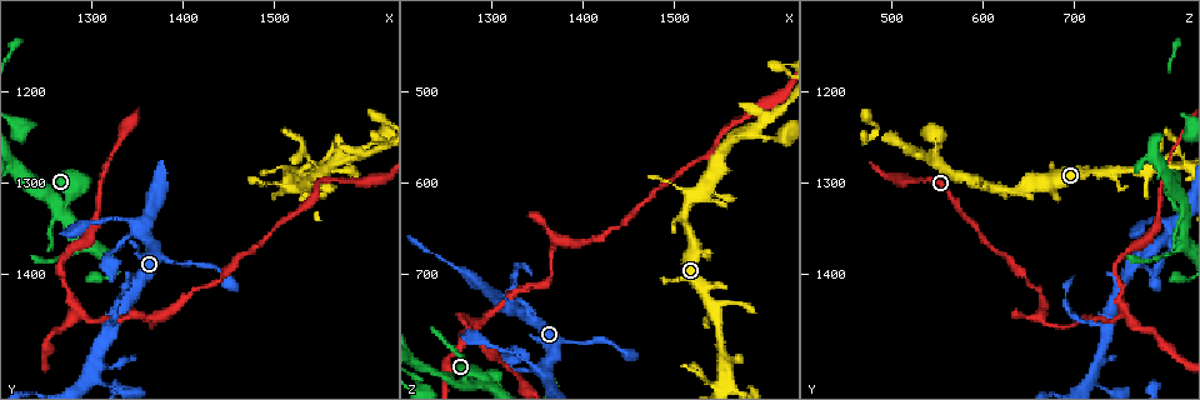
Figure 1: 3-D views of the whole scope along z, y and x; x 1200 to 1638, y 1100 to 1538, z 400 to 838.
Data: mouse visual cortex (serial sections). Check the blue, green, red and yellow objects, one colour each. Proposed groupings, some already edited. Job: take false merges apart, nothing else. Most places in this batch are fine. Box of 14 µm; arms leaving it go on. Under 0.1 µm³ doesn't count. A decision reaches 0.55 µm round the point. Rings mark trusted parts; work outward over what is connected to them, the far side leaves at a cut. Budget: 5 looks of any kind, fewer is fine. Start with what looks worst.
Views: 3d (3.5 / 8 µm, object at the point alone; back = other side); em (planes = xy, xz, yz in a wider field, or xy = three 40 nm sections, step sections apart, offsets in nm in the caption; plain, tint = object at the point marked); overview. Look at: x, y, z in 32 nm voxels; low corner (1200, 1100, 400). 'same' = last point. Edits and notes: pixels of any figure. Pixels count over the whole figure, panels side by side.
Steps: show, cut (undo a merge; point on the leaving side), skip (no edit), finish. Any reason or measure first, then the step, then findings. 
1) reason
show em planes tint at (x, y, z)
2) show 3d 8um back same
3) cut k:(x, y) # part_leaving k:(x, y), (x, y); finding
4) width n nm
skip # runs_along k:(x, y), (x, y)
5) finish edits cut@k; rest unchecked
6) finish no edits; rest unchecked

thin arm on a thick one
show 3d 3.5um at (1585, 1270, 545)

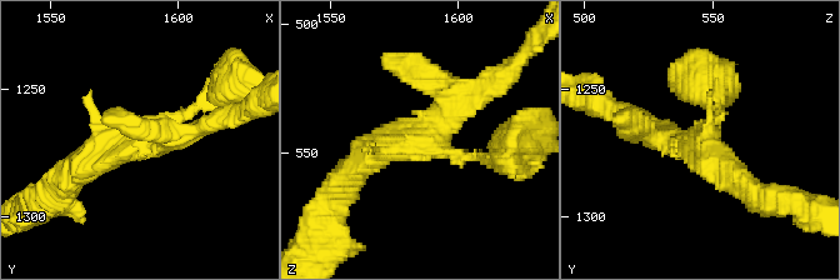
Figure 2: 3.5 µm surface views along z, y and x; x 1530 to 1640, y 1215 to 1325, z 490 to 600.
now the EM
show em xy step 3 tint at (1586, 1270, 545)

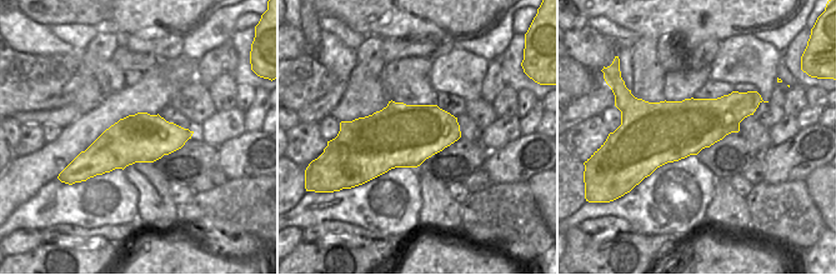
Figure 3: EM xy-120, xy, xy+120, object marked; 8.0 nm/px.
skip # all the same cell

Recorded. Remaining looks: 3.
two arms in line, one across
show 3d 8um at (1270, 1335, 815)

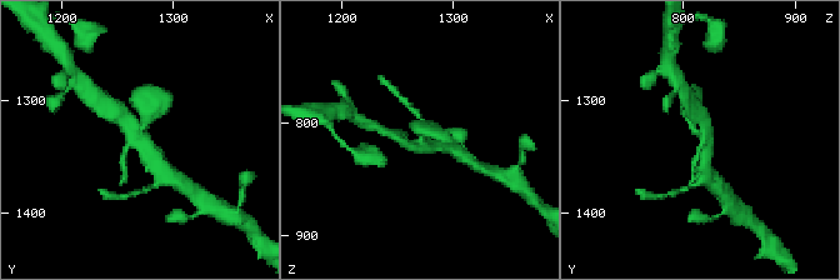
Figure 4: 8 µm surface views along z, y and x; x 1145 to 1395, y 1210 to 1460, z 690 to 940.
show em xy step 2 tint at (1272, 1332, 818)

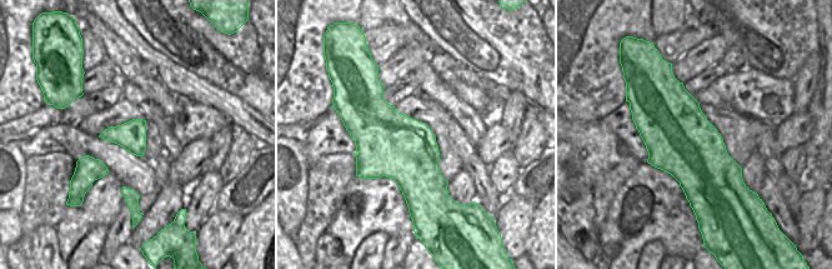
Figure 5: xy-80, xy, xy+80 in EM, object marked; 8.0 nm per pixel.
skip # all the same cell

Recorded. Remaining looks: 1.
finish no edits; rest unchecked

